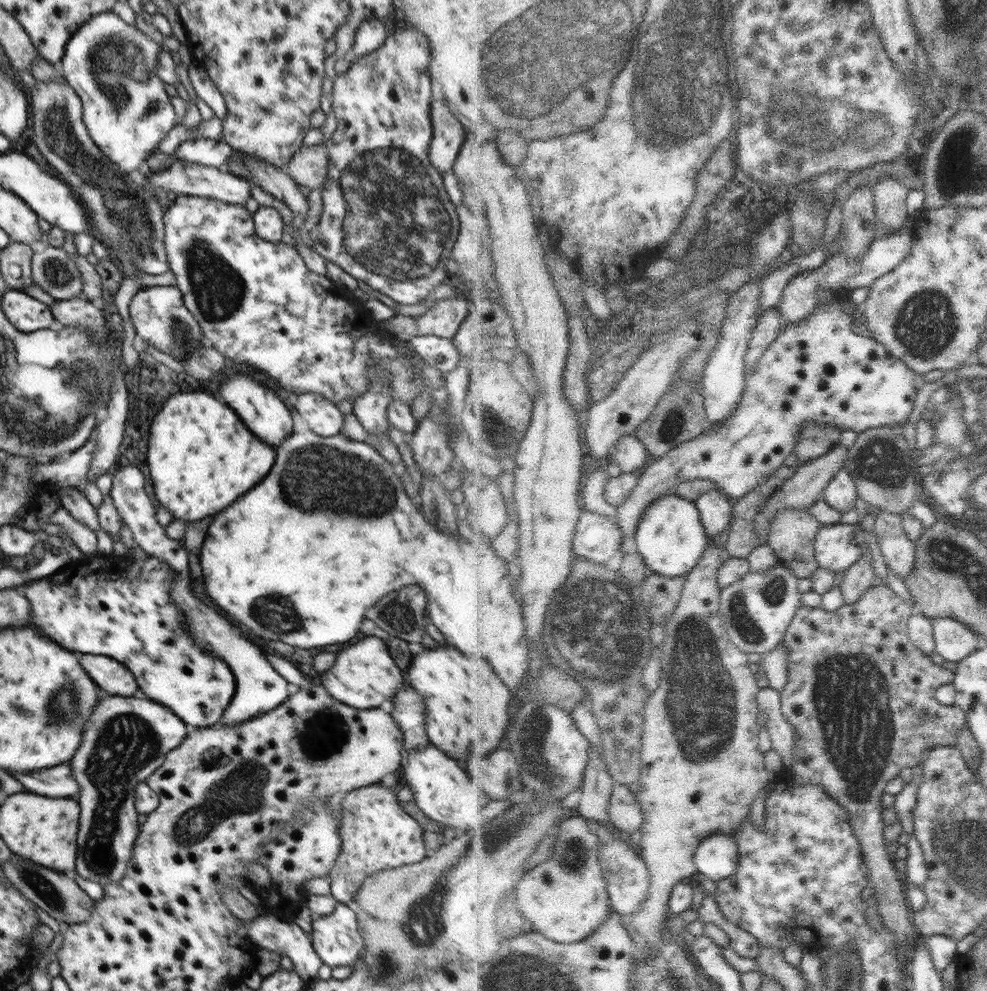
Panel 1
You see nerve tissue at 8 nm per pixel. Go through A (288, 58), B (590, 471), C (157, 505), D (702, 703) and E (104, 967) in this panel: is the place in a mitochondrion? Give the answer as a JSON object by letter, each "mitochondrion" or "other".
{"A":"other","B":"other","C":"other","D":"mitochondrion","E":"other"}

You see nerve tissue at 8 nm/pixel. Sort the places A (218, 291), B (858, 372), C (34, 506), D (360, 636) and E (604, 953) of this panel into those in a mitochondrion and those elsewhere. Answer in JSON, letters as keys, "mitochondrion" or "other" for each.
{"A":"mitochondrion","B":"other","C":"other","D":"other","E":"other"}

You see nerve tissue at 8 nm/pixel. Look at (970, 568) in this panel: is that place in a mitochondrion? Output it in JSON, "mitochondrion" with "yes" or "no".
{"mitochondrion":"yes"}

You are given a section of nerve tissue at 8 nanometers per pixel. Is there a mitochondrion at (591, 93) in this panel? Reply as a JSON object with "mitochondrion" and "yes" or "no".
{"mitochondrion":"no"}

